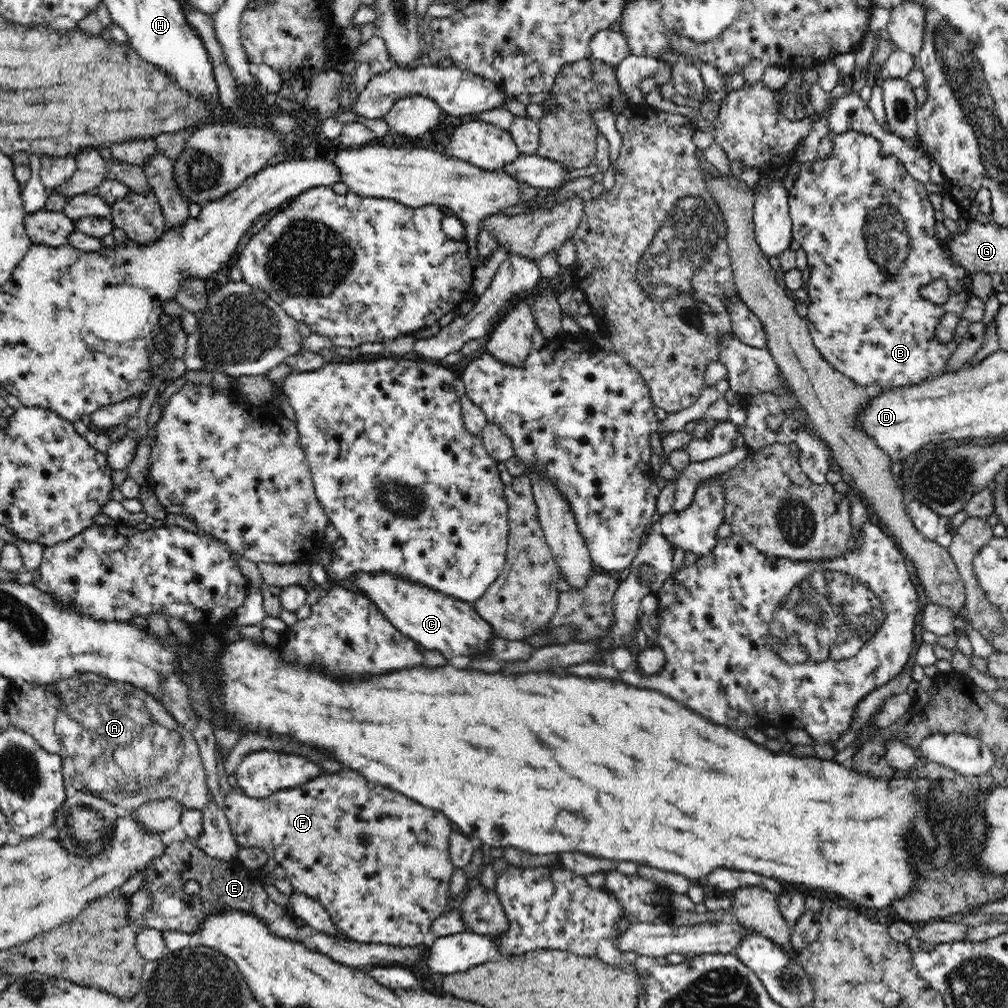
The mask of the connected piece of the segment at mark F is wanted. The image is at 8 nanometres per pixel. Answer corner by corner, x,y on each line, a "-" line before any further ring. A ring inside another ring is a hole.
344,768
342,772
339,771
338,773
326,772
312,778
310,782
305,782
302,786
278,790
264,798
250,798
242,792
242,789
230,787
227,793
224,793
224,806
226,806
225,816
239,846
257,846
266,852
270,858
274,858
277,864
284,868
286,877
296,891
322,903
341,937
345,940
362,944
378,943
388,946
402,946
403,948
420,946
424,942
424,934
431,932
432,921
449,908
448,903
451,900
450,878
452,878
452,872
455,868
449,855
449,838
455,829
454,824
442,812
428,809
402,793
370,782
354,770

